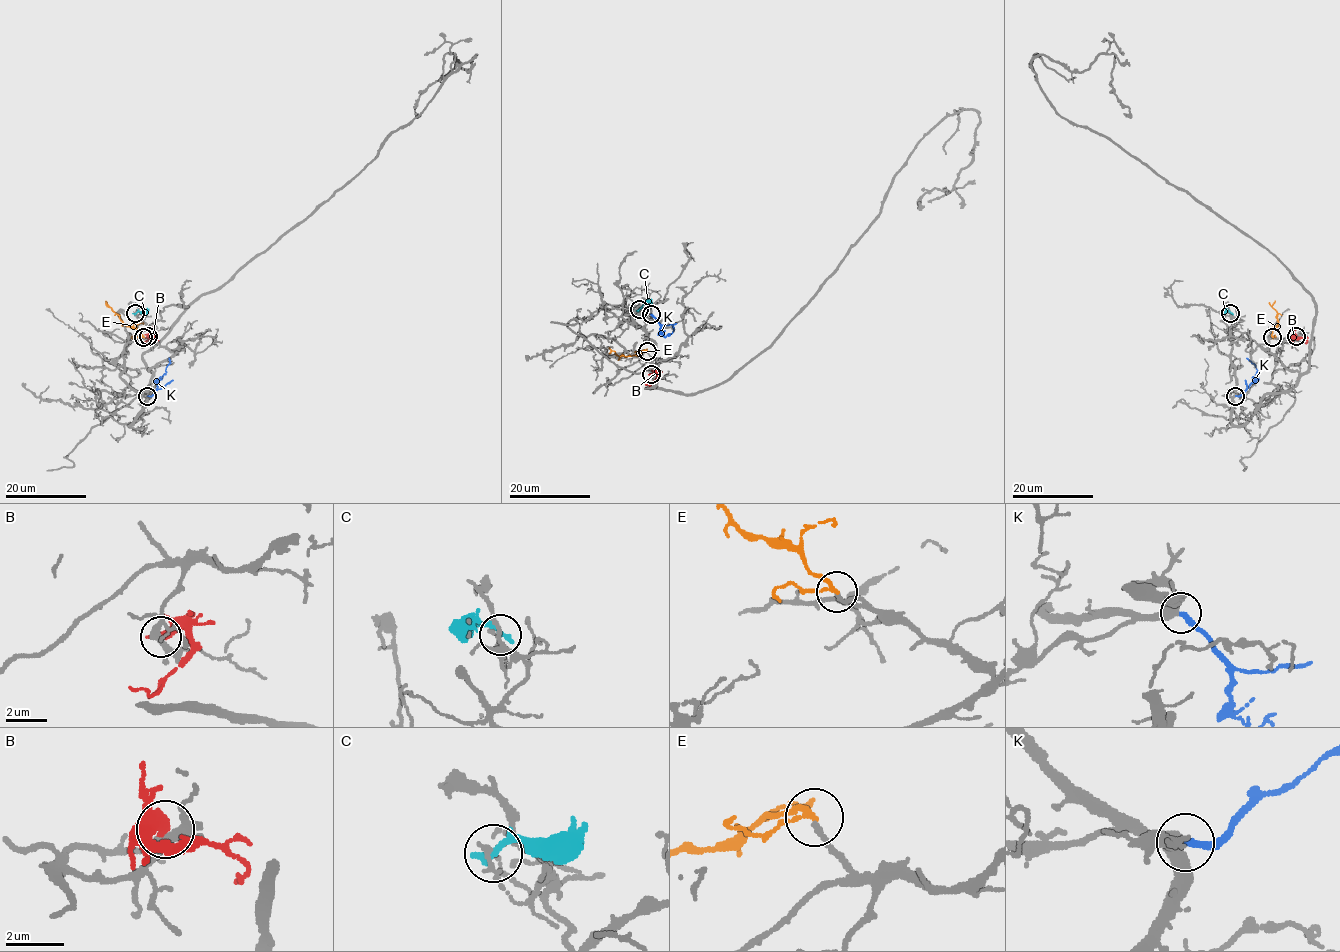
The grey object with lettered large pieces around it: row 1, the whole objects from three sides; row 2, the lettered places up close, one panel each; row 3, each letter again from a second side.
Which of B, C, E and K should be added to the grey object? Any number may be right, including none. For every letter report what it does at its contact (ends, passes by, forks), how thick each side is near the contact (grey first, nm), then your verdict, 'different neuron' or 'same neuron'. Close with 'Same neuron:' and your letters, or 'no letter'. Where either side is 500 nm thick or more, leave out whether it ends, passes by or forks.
B: it passes by; 320 nm thick on the grey side, 360 nm on the other; different neuron
C: it ends there; 220 nm thick on the grey side, 320 nm on the other; different neuron
E: it passes by; 170 nm thick on the grey side, 150 nm on the other; same neuron
K: it ends there; 360 nm thick on the grey side, 240 nm on the other; same neuron
Same neuron: E, K

